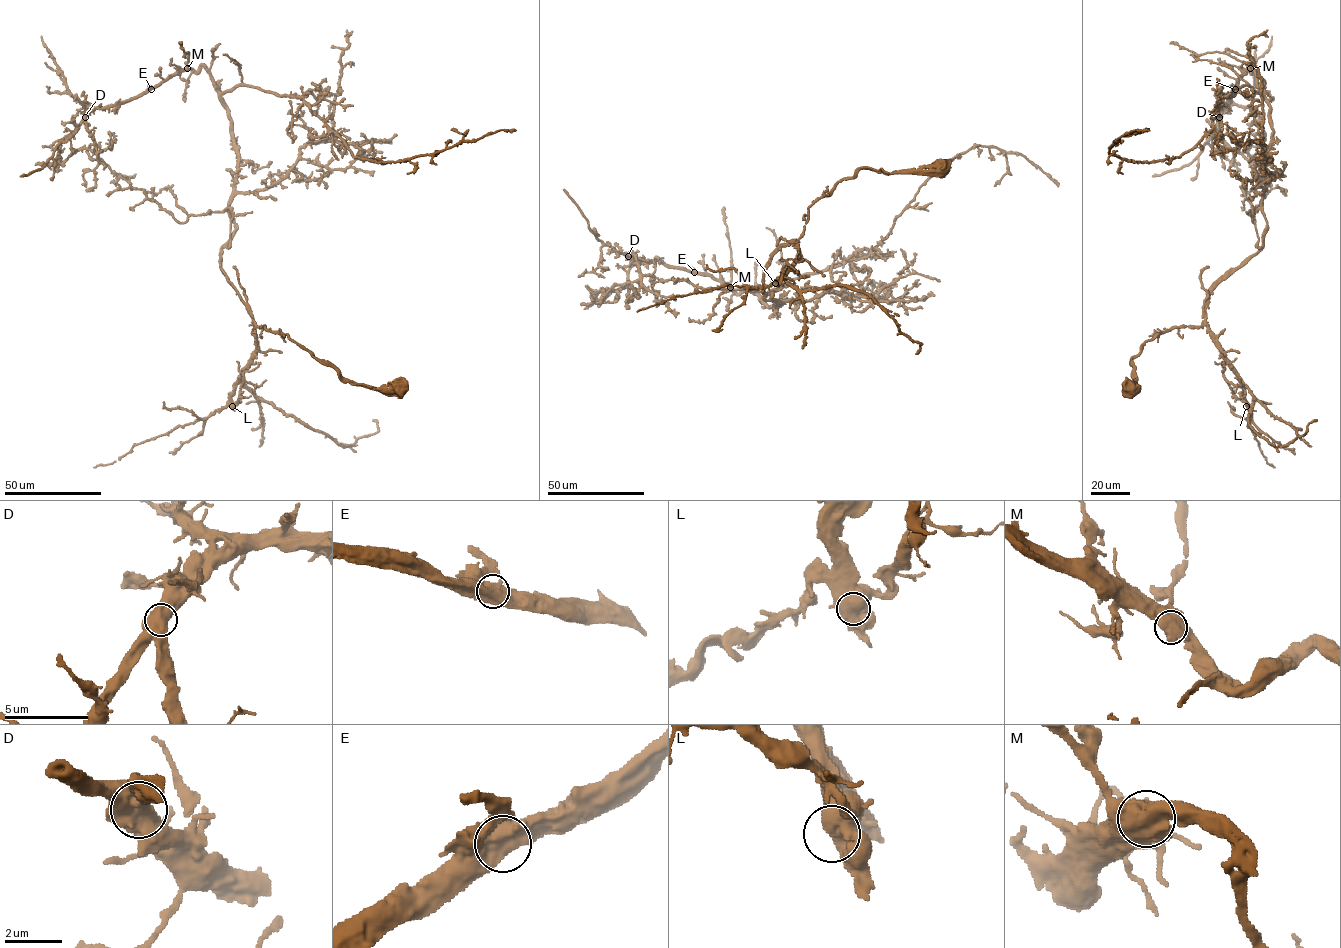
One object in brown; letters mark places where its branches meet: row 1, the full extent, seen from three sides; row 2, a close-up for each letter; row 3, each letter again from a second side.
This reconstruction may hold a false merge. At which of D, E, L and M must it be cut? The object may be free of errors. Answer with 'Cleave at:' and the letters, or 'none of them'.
Cleave at: none of them

